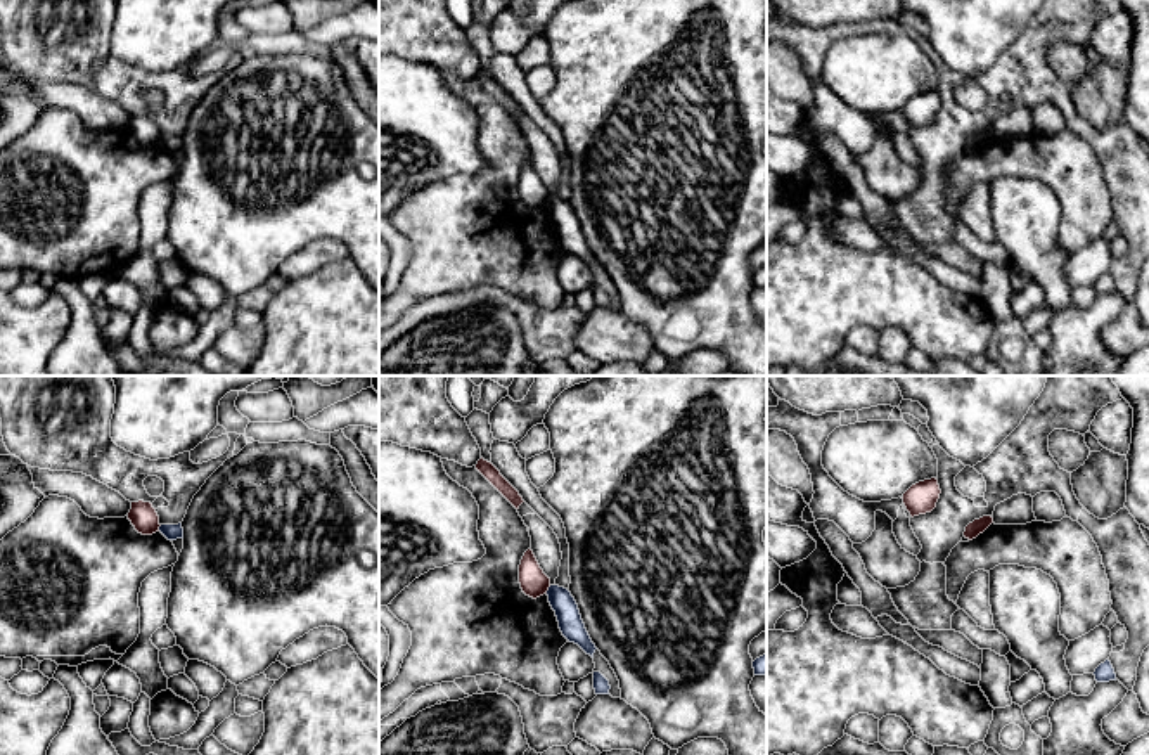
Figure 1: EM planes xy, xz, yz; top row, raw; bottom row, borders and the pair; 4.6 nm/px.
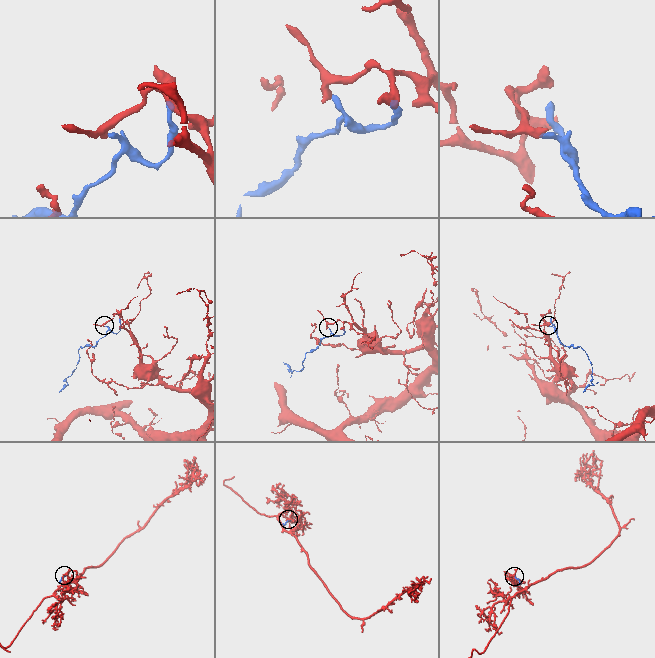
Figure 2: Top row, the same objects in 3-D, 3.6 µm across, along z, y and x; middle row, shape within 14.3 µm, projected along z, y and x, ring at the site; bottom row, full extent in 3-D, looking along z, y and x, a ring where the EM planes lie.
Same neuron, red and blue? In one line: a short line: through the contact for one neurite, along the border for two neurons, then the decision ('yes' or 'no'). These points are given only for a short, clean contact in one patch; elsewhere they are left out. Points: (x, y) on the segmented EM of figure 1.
line xz (551, 586), (545, 593); no

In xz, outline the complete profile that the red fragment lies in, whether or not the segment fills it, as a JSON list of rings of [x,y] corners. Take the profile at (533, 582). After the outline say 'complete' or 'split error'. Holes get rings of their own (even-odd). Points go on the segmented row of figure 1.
[[[528,549],[521,559],[519,584],[523,592],[533,599],[547,594],[550,587],[550,578],[540,568],[531,549]]]; complete

